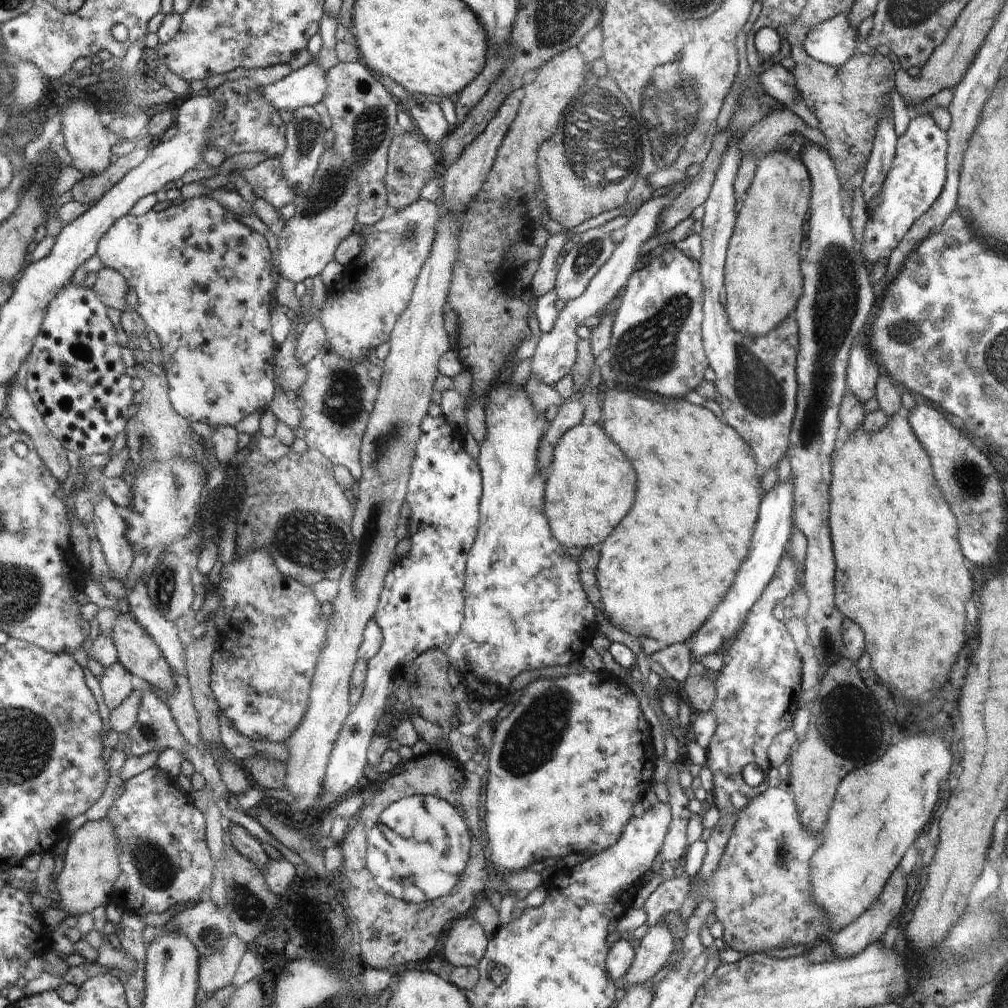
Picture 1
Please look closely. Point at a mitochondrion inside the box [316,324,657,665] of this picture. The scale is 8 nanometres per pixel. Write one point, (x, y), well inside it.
(343, 403)

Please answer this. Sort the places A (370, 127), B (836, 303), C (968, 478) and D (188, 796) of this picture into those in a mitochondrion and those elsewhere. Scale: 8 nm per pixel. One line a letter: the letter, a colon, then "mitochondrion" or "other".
A: mitochondrion
B: mitochondrion
C: mitochondrion
D: other

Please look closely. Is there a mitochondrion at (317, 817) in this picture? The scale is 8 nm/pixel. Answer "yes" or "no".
no

